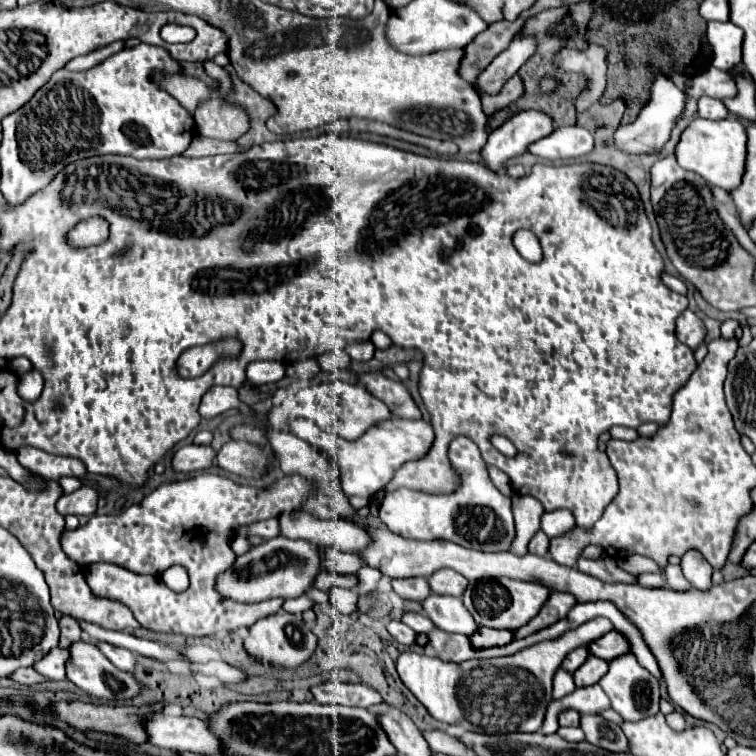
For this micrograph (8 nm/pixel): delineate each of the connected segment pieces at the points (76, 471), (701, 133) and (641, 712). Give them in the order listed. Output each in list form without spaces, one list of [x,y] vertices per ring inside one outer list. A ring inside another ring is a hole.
[[[23,446],[16,452],[18,462],[34,474],[44,478],[60,478],[60,476],[84,476],[86,468],[80,460],[50,455],[31,446]]]
[[[734,116],[718,122],[696,118],[684,130],[676,146],[676,160],[682,168],[700,174],[706,182],[730,192],[742,182],[746,170],[746,126]]]
[[[632,652],[624,654],[622,658],[614,658],[614,662],[610,662],[610,670],[600,680],[600,686],[610,698],[612,708],[628,722],[638,722],[642,718],[648,718],[660,712],[658,708],[660,706],[660,682],[646,668],[638,664]]]

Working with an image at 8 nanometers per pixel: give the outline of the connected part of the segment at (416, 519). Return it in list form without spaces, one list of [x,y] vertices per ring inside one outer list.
[[[458,436],[450,444],[450,460],[462,474],[460,490],[448,496],[430,496],[408,488],[392,490],[384,496],[384,500],[378,506],[380,520],[386,522],[392,532],[404,538],[432,540],[432,536],[438,536],[440,540],[450,540],[464,548],[480,552],[508,552],[516,536],[512,504],[510,498],[500,494],[492,484],[482,464],[478,446],[466,436]]]

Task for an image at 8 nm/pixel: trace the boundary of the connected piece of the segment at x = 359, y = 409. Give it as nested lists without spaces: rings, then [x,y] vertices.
[[[330,382],[330,384],[316,384],[302,388],[300,394],[296,394],[292,400],[286,400],[282,406],[272,408],[268,416],[268,428],[276,430],[288,430],[290,418],[310,418],[314,420],[322,430],[340,434],[346,440],[360,438],[370,426],[376,426],[378,422],[390,420],[392,412],[384,402],[380,402],[376,396],[372,396],[362,384],[348,384],[348,382]]]

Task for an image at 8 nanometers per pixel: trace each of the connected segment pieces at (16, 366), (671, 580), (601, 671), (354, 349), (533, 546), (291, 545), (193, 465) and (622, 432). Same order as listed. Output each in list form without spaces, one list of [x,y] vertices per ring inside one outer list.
[[[14,358],[8,368],[14,372],[14,374],[26,374],[32,370],[32,362],[28,358]]]
[[[668,564],[668,566],[664,568],[664,576],[666,576],[668,588],[672,588],[672,590],[680,590],[680,592],[684,592],[684,590],[690,590],[690,588],[692,588],[690,582],[686,582],[686,578],[684,578],[680,566],[672,566],[672,564]]]
[[[592,654],[588,660],[574,672],[574,682],[576,686],[592,686],[596,684],[608,670],[608,662],[602,658],[594,658]]]
[[[370,340],[364,342],[352,342],[346,346],[346,352],[352,360],[370,360],[374,356],[374,344]]]
[[[540,530],[536,532],[536,536],[530,540],[528,544],[528,550],[536,556],[546,556],[548,554],[548,544],[546,544],[546,534]]]
[[[284,536],[268,538],[258,546],[252,546],[246,554],[236,556],[234,568],[218,576],[218,594],[234,602],[262,602],[268,598],[296,598],[306,594],[320,568],[320,550],[306,540],[290,540]]]
[[[188,444],[182,446],[174,458],[172,458],[172,466],[178,472],[204,472],[208,468],[212,468],[216,450],[212,446],[198,446],[198,444]]]
[[[614,426],[610,428],[610,436],[618,438],[618,440],[636,440],[638,432],[634,428],[626,428],[626,426]]]

